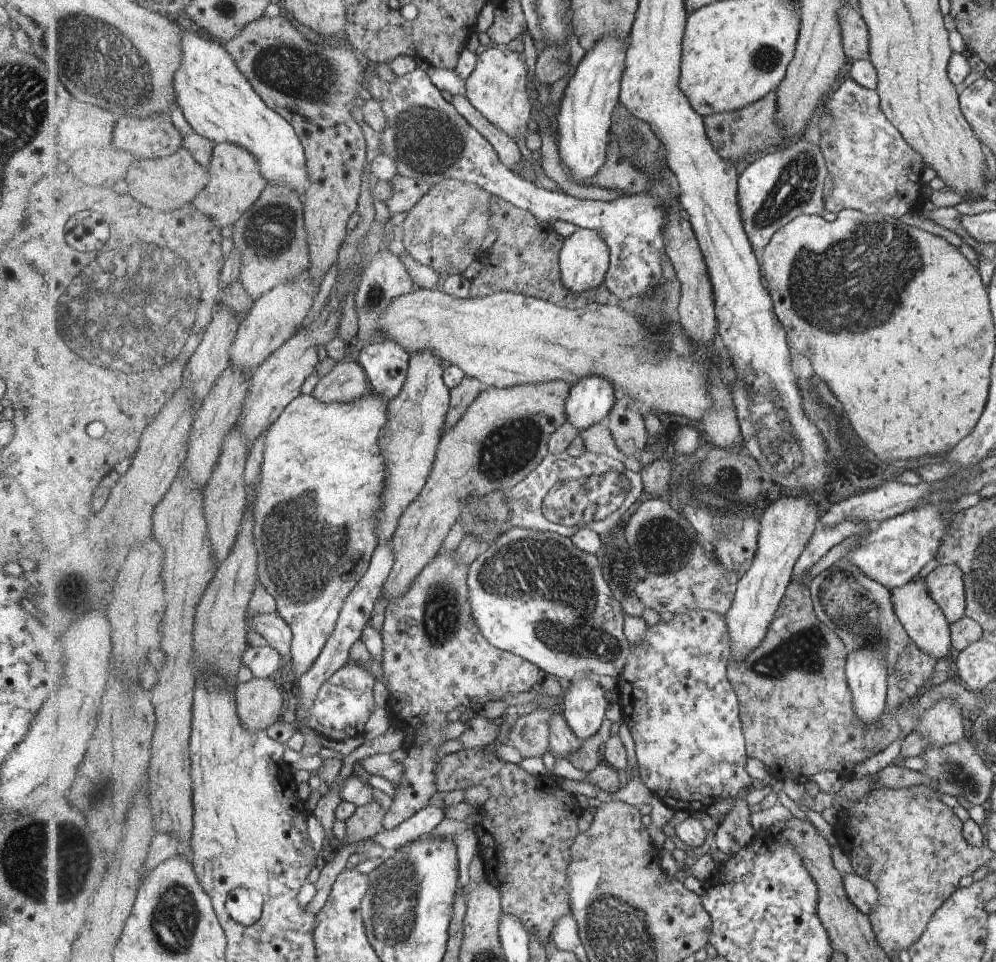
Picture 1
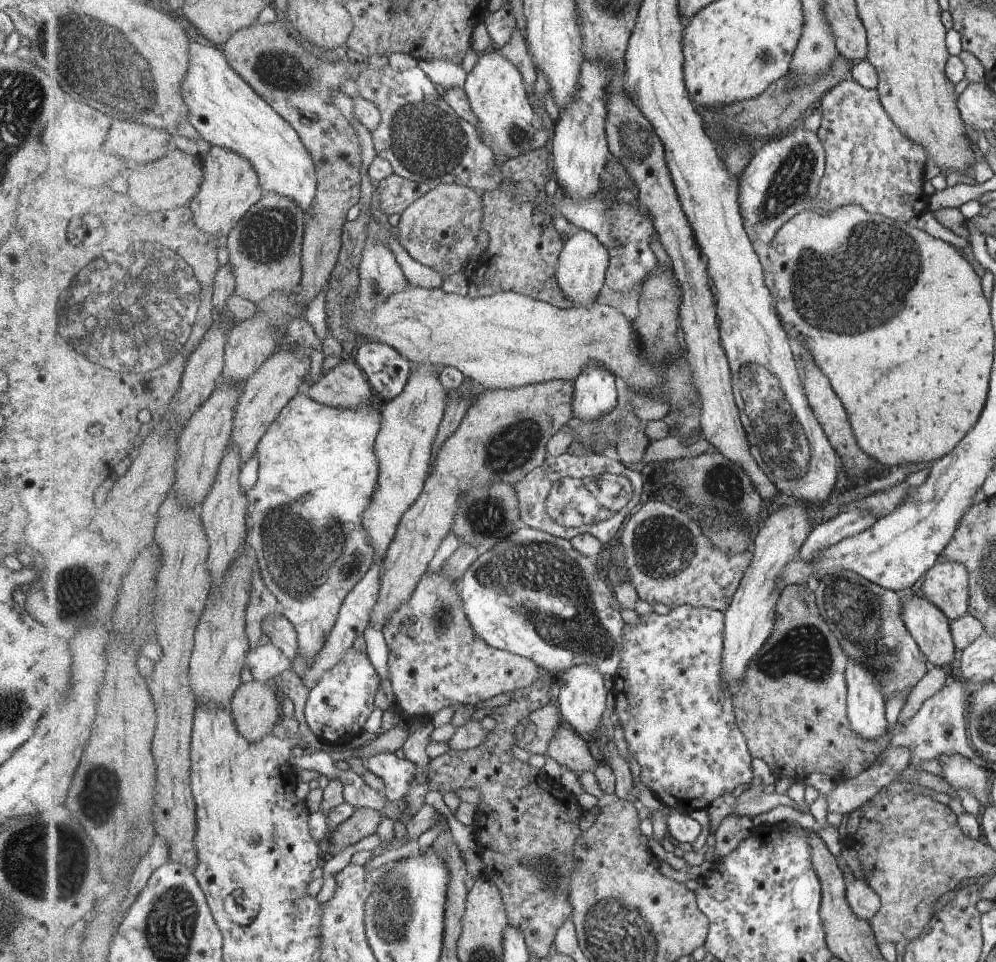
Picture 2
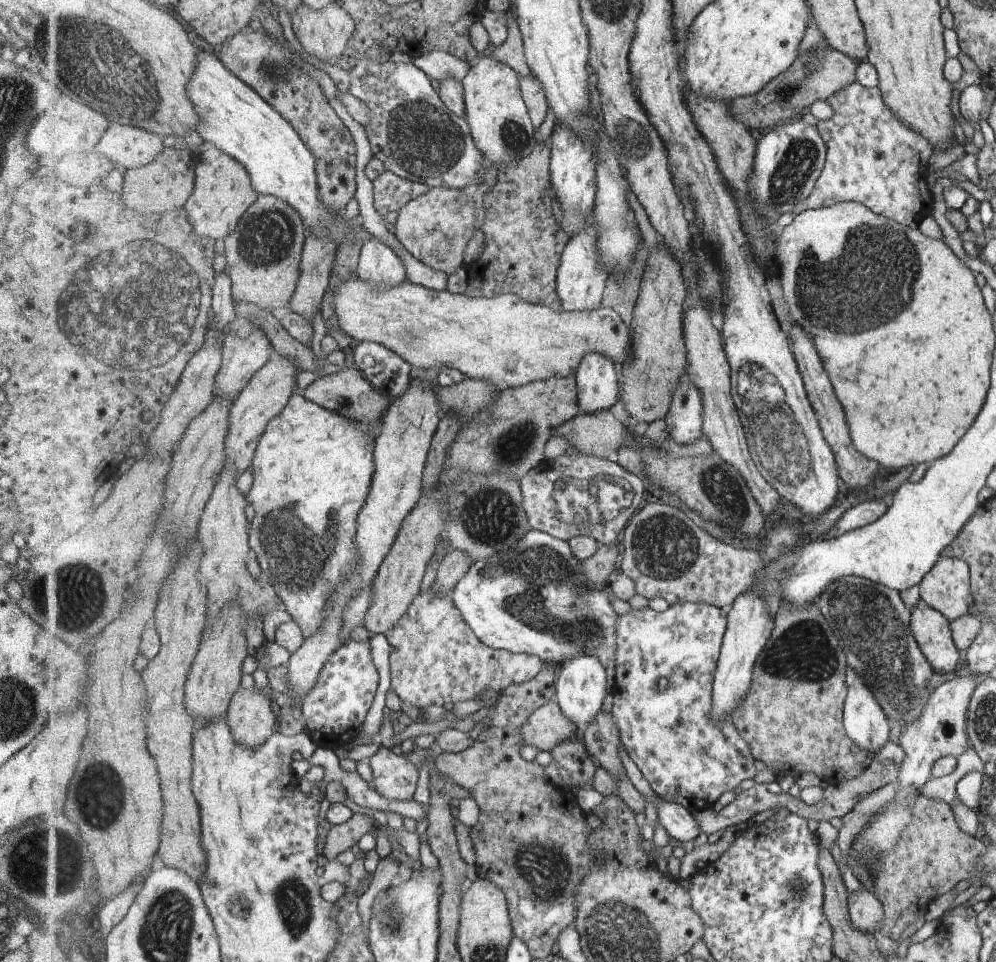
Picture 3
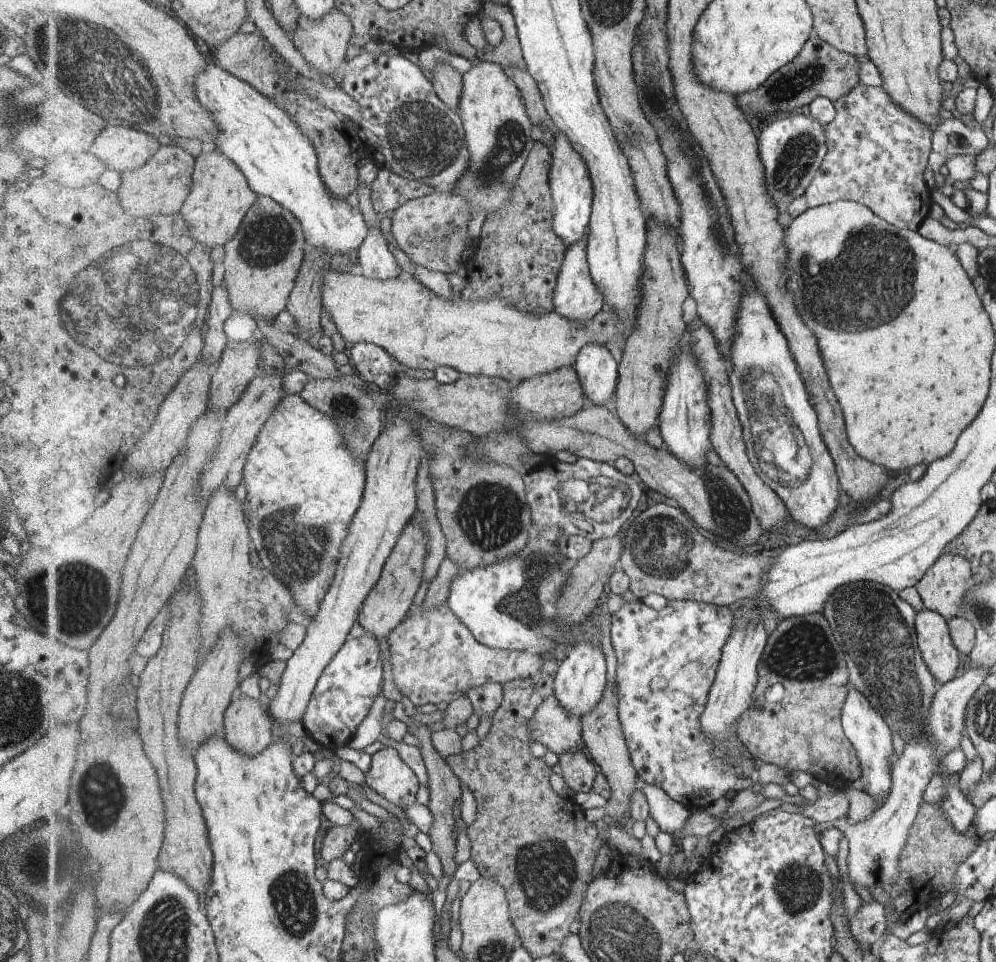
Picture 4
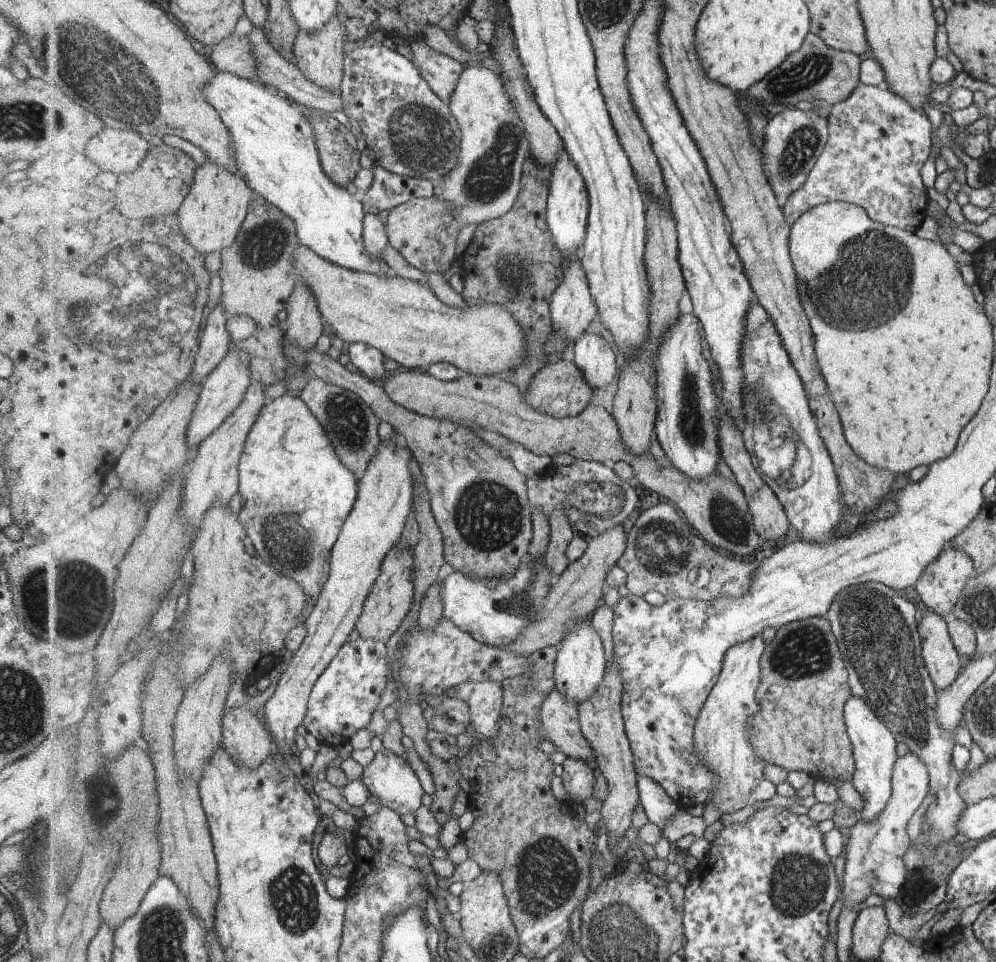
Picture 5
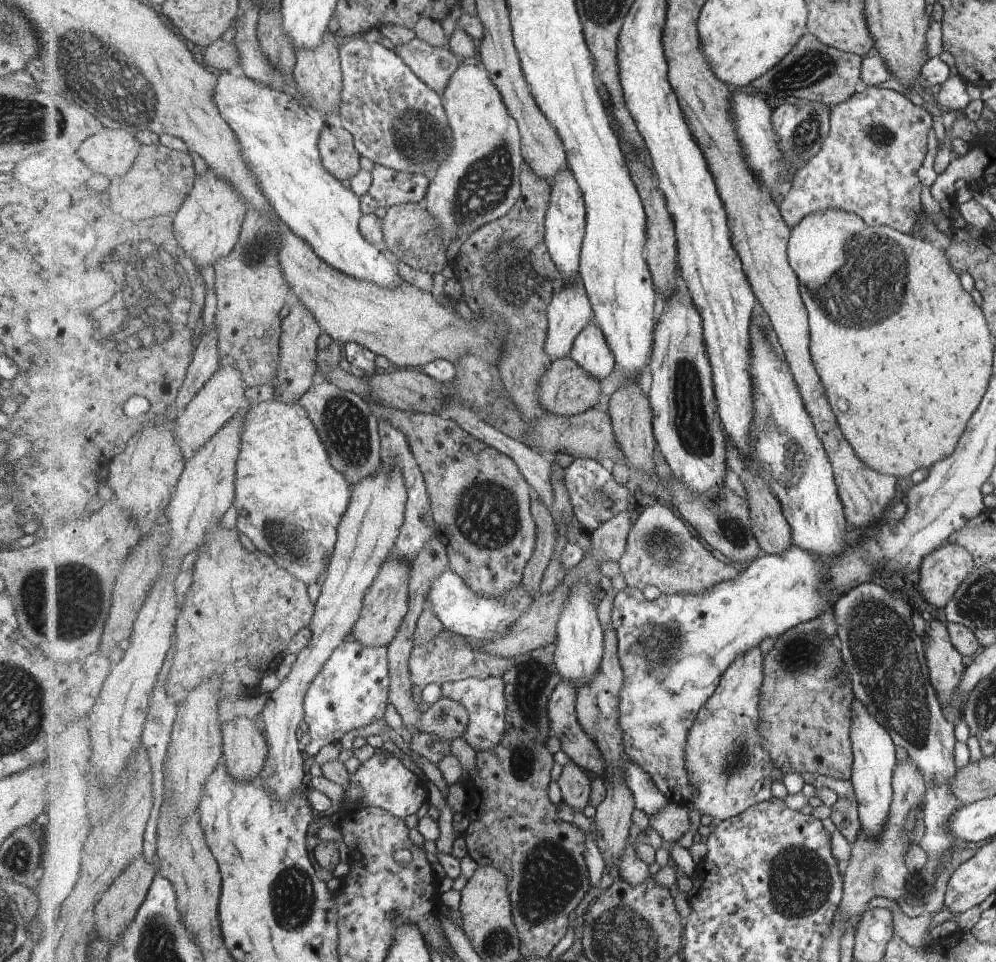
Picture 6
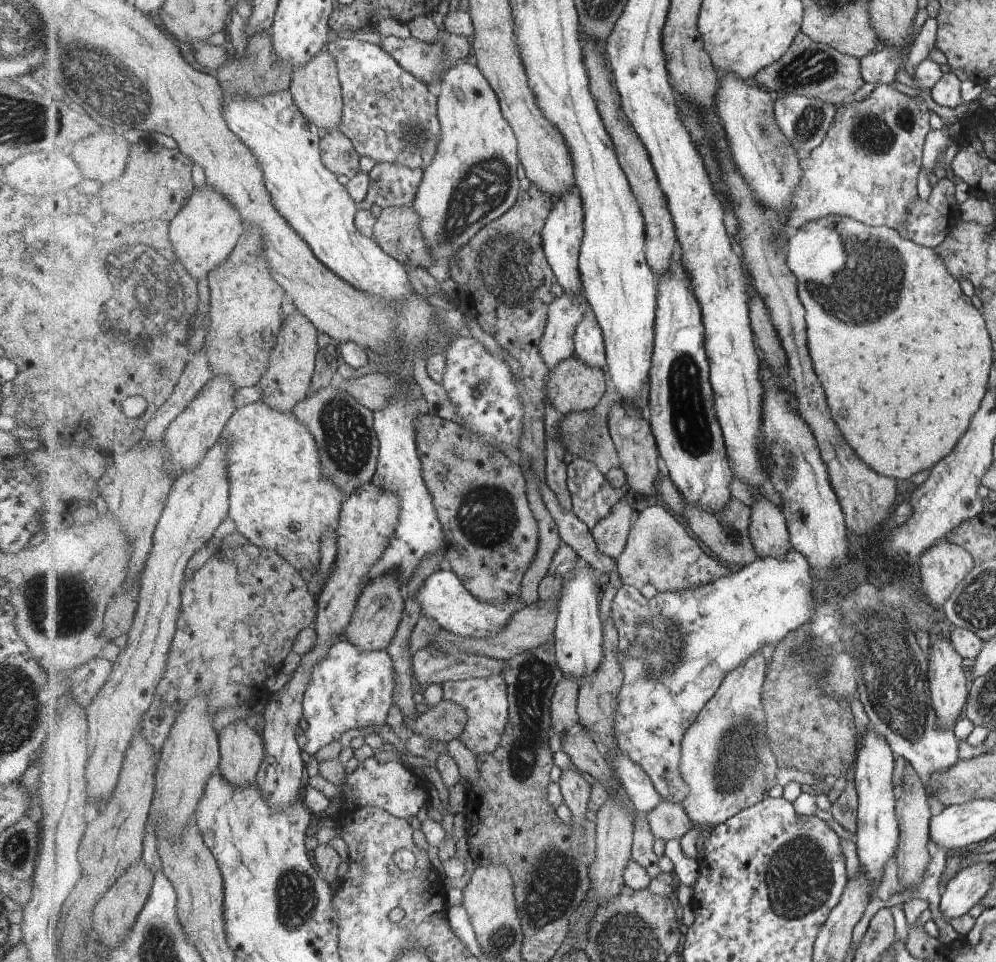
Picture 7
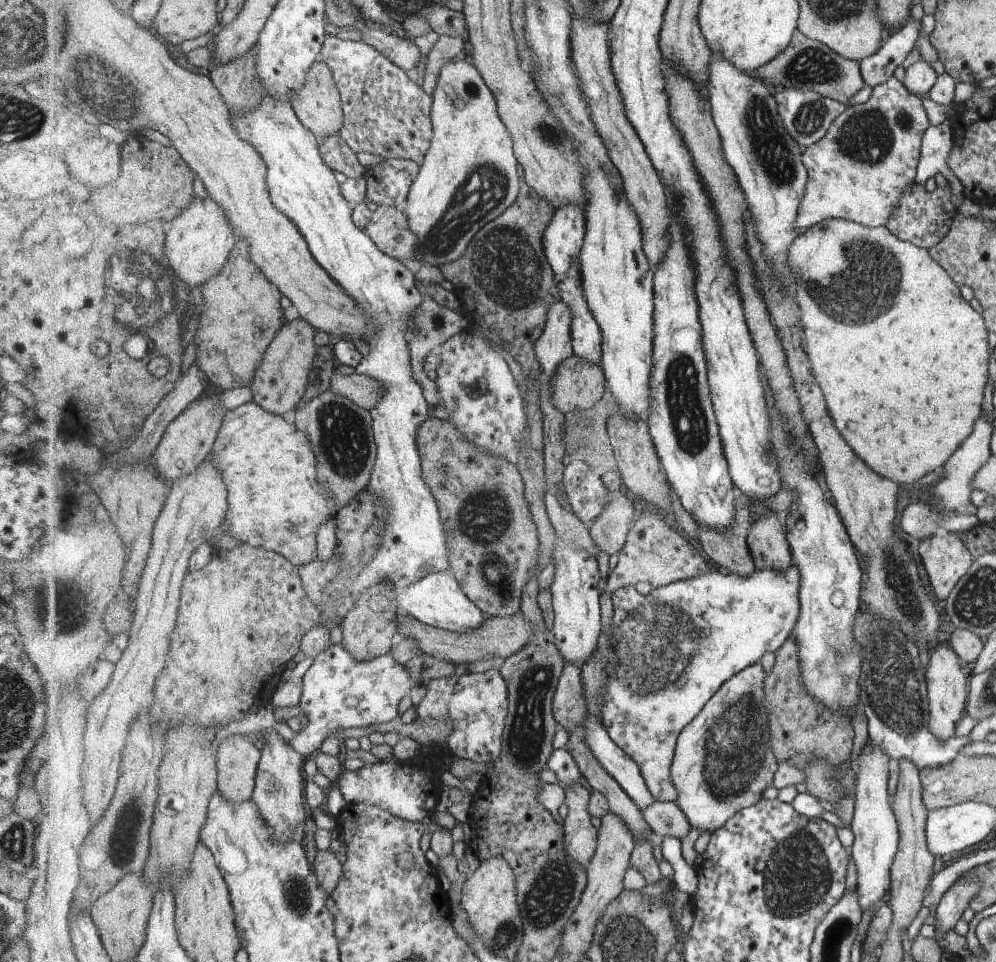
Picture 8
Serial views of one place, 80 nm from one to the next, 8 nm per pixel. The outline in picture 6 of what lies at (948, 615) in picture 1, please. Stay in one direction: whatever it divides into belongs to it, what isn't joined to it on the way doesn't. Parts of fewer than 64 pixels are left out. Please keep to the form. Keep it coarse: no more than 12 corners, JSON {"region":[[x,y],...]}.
{"region":[[949,541],[918,568],[924,602],[940,612],[974,569]]}

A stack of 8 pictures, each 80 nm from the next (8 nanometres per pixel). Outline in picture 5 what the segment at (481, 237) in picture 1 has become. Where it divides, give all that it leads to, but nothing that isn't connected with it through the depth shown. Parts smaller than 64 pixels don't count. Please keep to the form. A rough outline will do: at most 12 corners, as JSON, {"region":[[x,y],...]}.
{"region":[[437,196],[390,211],[390,245],[428,274],[456,264],[454,206]]}

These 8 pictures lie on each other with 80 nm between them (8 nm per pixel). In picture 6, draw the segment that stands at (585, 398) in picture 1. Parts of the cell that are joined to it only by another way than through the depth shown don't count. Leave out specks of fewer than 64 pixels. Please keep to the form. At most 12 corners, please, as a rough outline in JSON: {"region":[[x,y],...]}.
{"region":[[589,323],[571,356],[597,380],[615,370],[602,328]]}

